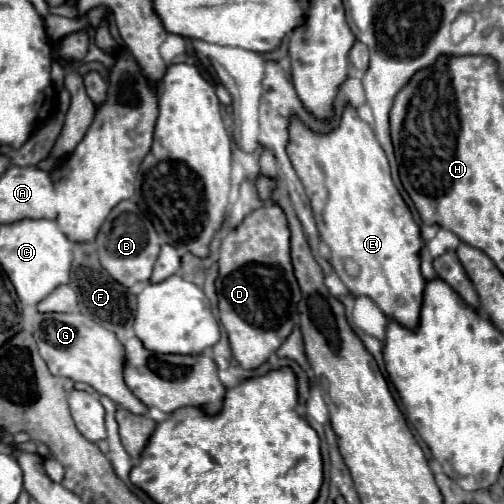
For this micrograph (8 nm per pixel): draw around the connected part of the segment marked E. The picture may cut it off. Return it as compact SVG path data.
M345 106L339 128L329 134L313 132L297 116L291 116L287 156L305 186L321 240L331 248L331 266L337 272L337 277L325 279L331 295L339 297L351 293L353 296L369 296L387 318L397 320L405 328L415 328L419 322L425 288L425 278L421 276L419 262L419 250L423 246L423 240L419 234L419 226L409 212L409 206L403 202L399 190L391 180L387 156L377 144L373 128L357 116L353 106Z

